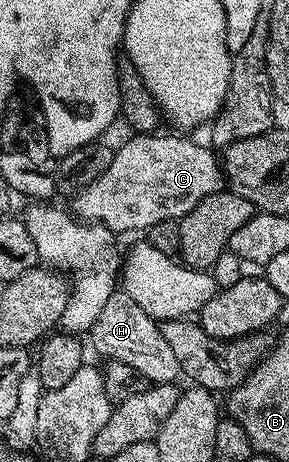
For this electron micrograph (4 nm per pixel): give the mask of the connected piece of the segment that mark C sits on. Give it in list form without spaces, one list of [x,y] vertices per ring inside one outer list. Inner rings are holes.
[[[131,134],[131,139],[122,148],[119,146],[115,150],[112,165],[108,165],[108,169],[104,169],[104,173],[100,173],[100,177],[96,177],[92,185],[73,196],[73,214],[87,223],[103,223],[108,230],[115,233],[145,232],[160,221],[182,219],[193,207],[200,205],[204,197],[223,190],[222,165],[219,156],[209,146],[201,147],[200,144],[193,143],[190,139],[181,139],[178,135],[160,134]]]

